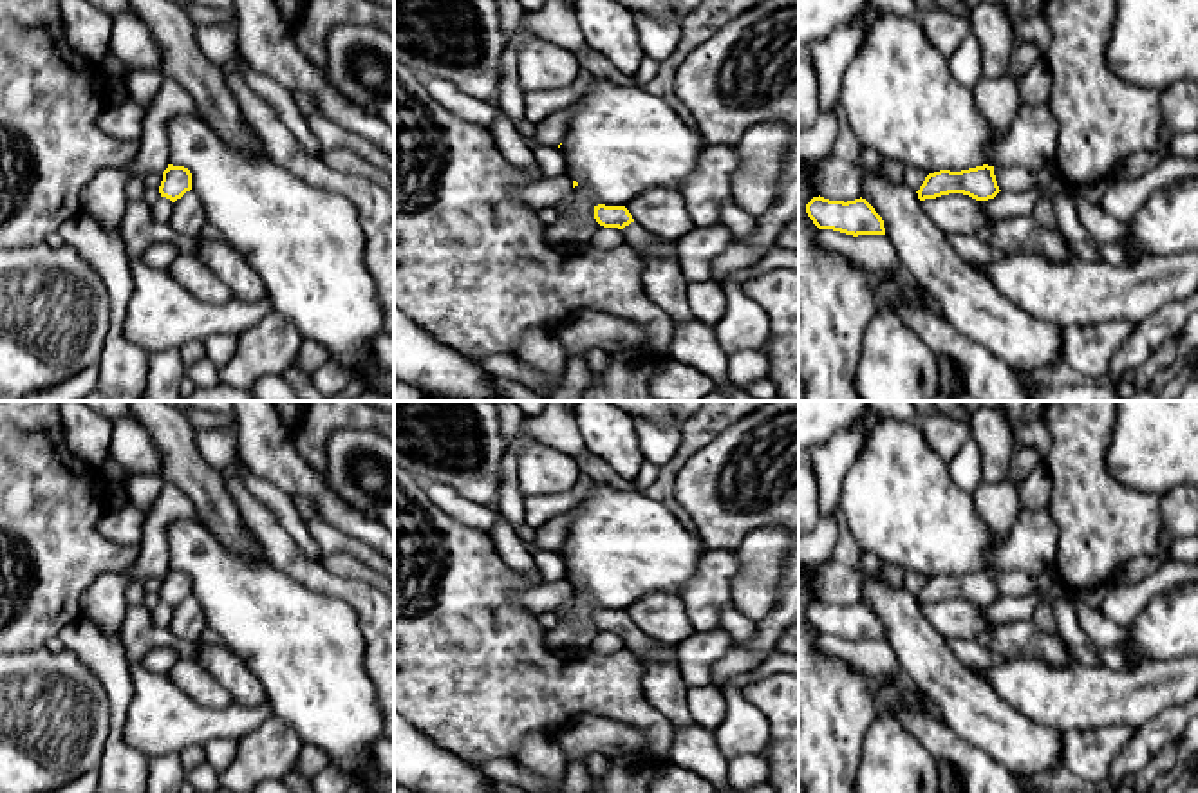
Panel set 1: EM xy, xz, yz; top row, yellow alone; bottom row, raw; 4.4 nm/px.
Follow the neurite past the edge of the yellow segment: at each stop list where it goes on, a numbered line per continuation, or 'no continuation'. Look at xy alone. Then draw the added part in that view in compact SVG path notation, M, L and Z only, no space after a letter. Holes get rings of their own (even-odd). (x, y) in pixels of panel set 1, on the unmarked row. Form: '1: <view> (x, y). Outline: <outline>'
no continuation

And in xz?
1: xz (636, 642). Outline: M636 625L625 630L622 636L625 641L625 648L631 650L640 659L652 656L660 645L652 641L647 634L643 634Z

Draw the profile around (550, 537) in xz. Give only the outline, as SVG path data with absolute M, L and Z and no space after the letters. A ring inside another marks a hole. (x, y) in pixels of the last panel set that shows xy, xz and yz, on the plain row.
M573 509L560 513L537 529L537 540L531 544L533 551L558 551L567 538Z

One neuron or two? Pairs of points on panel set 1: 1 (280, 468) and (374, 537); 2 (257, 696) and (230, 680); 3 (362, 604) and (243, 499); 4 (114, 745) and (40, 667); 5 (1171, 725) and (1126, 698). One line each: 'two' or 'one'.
1: one
2: one
3: one
4: two
5: two

